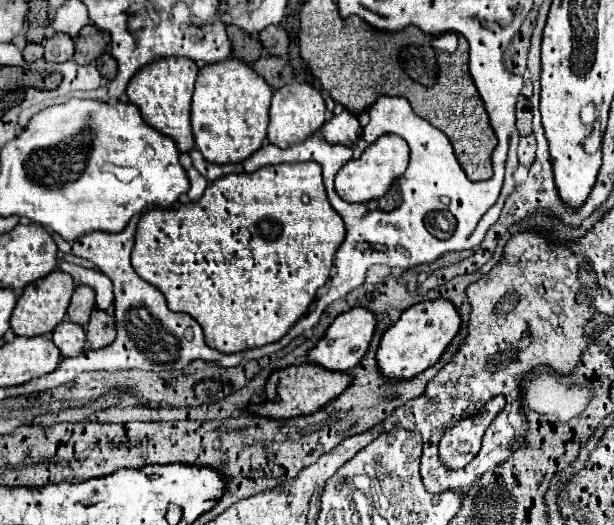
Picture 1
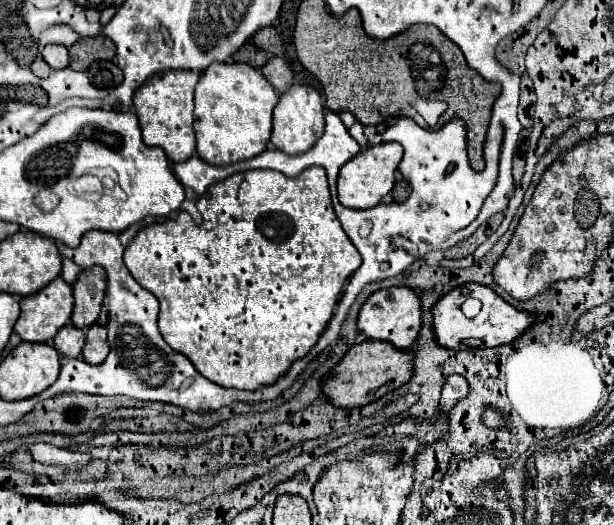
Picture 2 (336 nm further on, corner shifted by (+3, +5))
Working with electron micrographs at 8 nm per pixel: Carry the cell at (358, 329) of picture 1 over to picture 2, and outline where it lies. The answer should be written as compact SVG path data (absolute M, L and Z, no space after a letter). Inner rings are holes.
M399 285L375 291L361 307L357 327L359 333L367 335L369 339L381 339L393 343L399 349L409 349L411 345L415 345L415 339L419 339L419 327L421 327L421 299L417 289Z

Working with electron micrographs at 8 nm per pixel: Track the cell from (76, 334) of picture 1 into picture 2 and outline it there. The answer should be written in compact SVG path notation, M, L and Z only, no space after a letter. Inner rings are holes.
M67 323L55 335L53 345L63 357L81 357L81 351L83 351L83 345L85 345L85 333L81 329L77 329L75 325Z

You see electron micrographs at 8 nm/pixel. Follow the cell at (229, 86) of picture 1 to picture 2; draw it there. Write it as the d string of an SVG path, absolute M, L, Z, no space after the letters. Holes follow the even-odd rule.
M213 63L195 87L197 153L205 163L229 165L267 149L277 95L271 83L247 63Z

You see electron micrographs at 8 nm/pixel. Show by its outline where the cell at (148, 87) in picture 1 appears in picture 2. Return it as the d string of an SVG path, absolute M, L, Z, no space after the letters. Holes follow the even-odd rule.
M163 71L149 77L135 93L133 105L143 131L143 143L151 147L161 147L171 163L181 163L189 159L195 151L195 131L193 131L193 89L199 75L191 71Z

